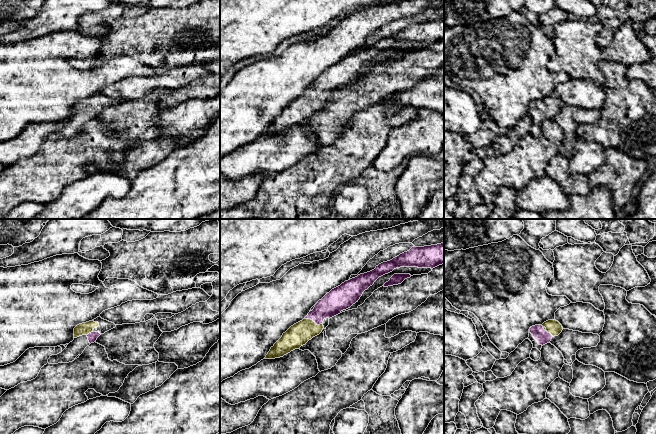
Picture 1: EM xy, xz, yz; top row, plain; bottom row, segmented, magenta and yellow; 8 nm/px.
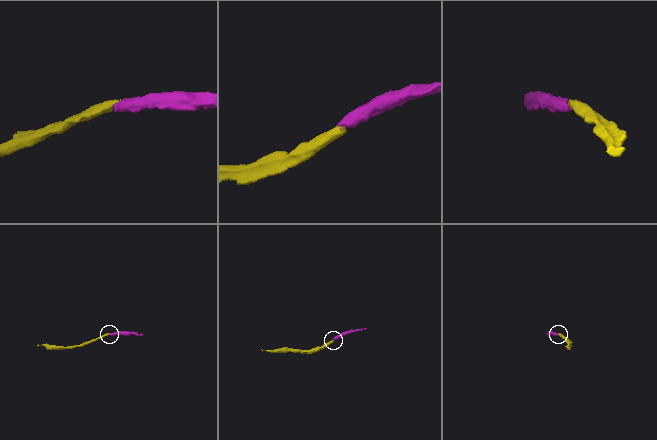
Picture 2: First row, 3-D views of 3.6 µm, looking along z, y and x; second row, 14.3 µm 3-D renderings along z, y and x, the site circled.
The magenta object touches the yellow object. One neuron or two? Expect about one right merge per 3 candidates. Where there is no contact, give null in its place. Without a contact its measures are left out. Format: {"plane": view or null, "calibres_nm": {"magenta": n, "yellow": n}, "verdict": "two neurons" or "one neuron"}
{"plane": "xz", "calibres_nm": {"magenta": 190, "yellow": 180}, "verdict": "one neuron"}

